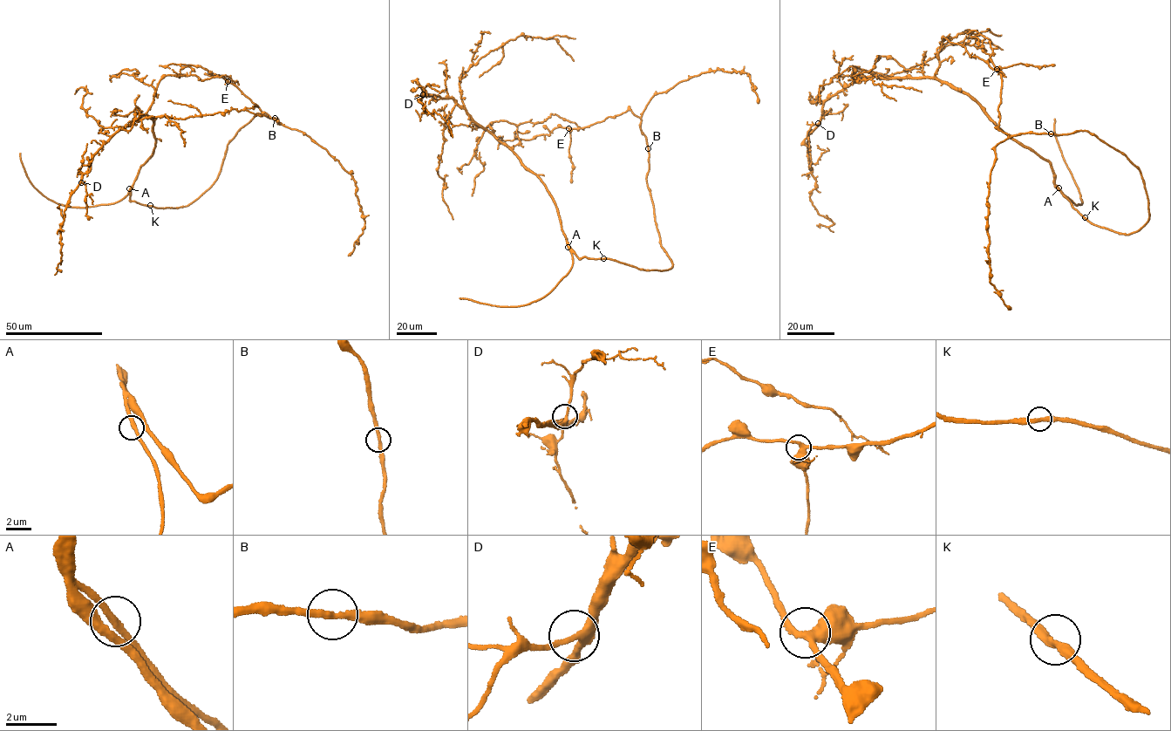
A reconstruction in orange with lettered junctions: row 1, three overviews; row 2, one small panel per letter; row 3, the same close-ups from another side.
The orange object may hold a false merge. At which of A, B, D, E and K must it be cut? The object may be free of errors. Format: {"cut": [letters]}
{"cut": []}

